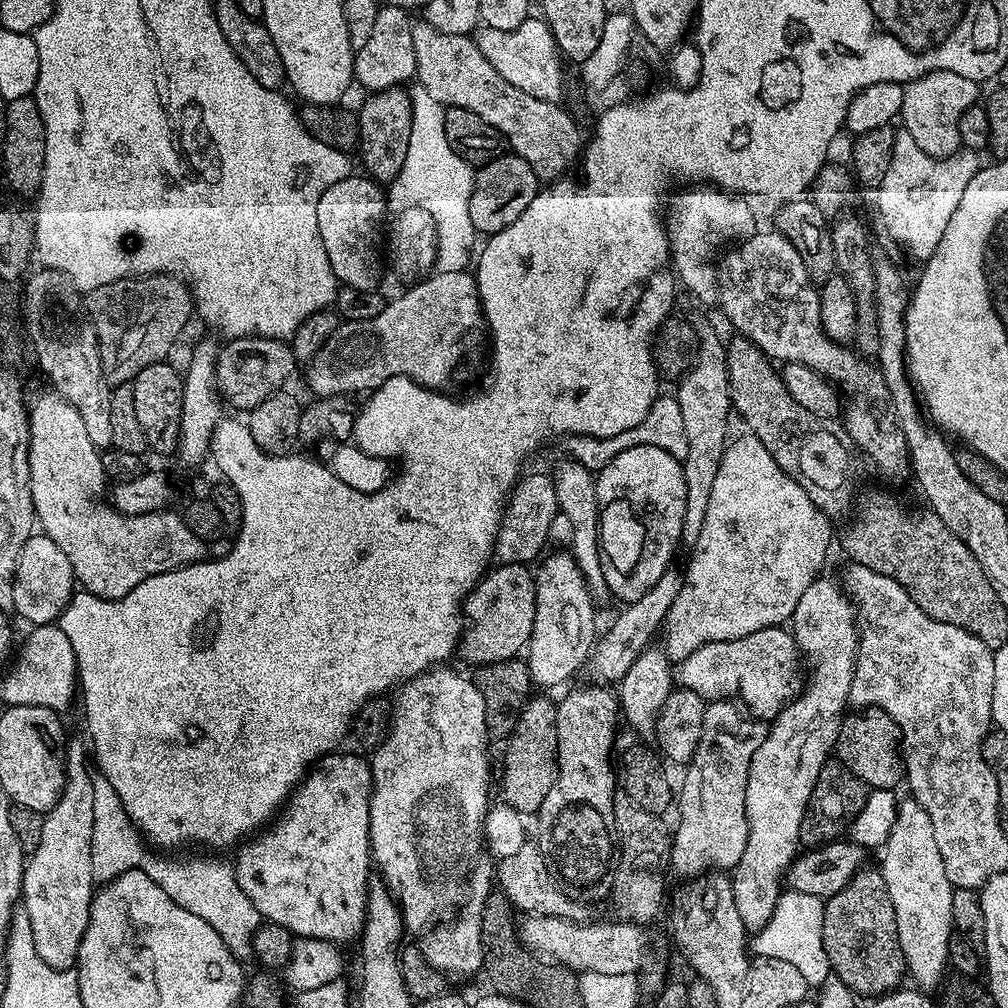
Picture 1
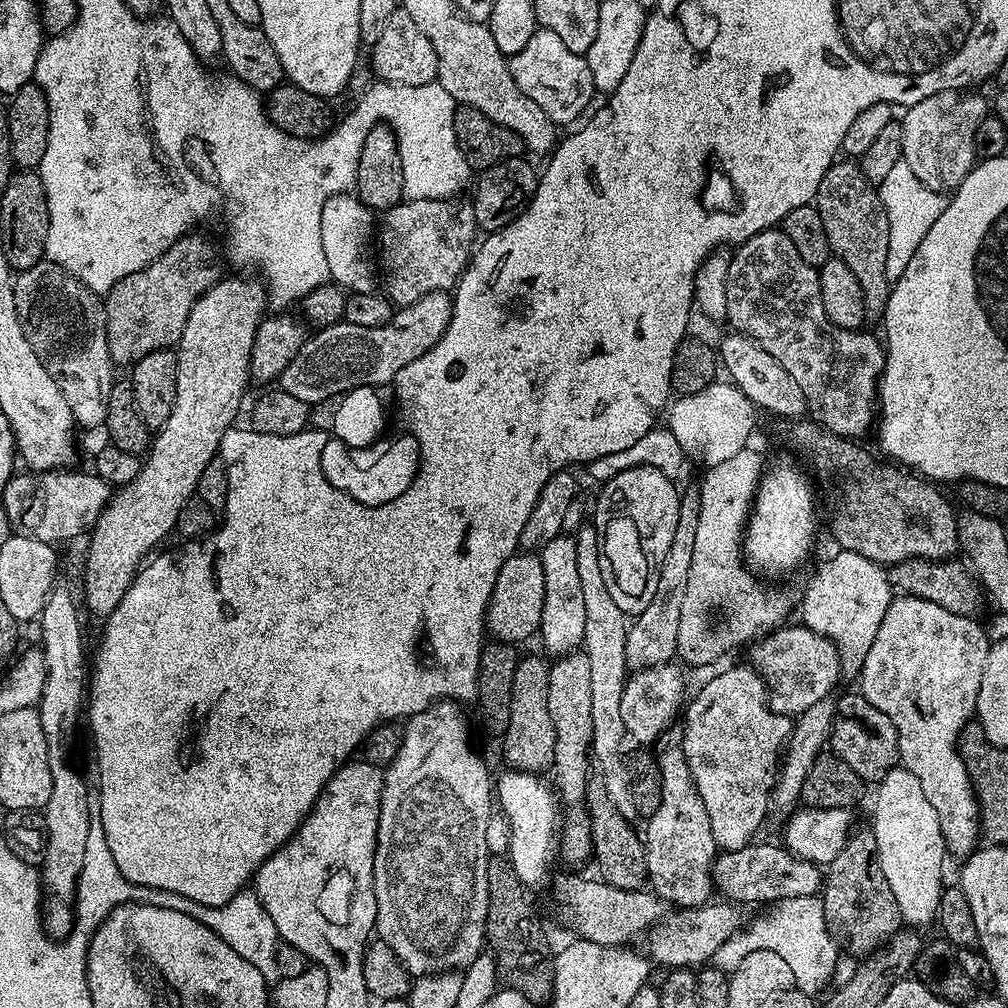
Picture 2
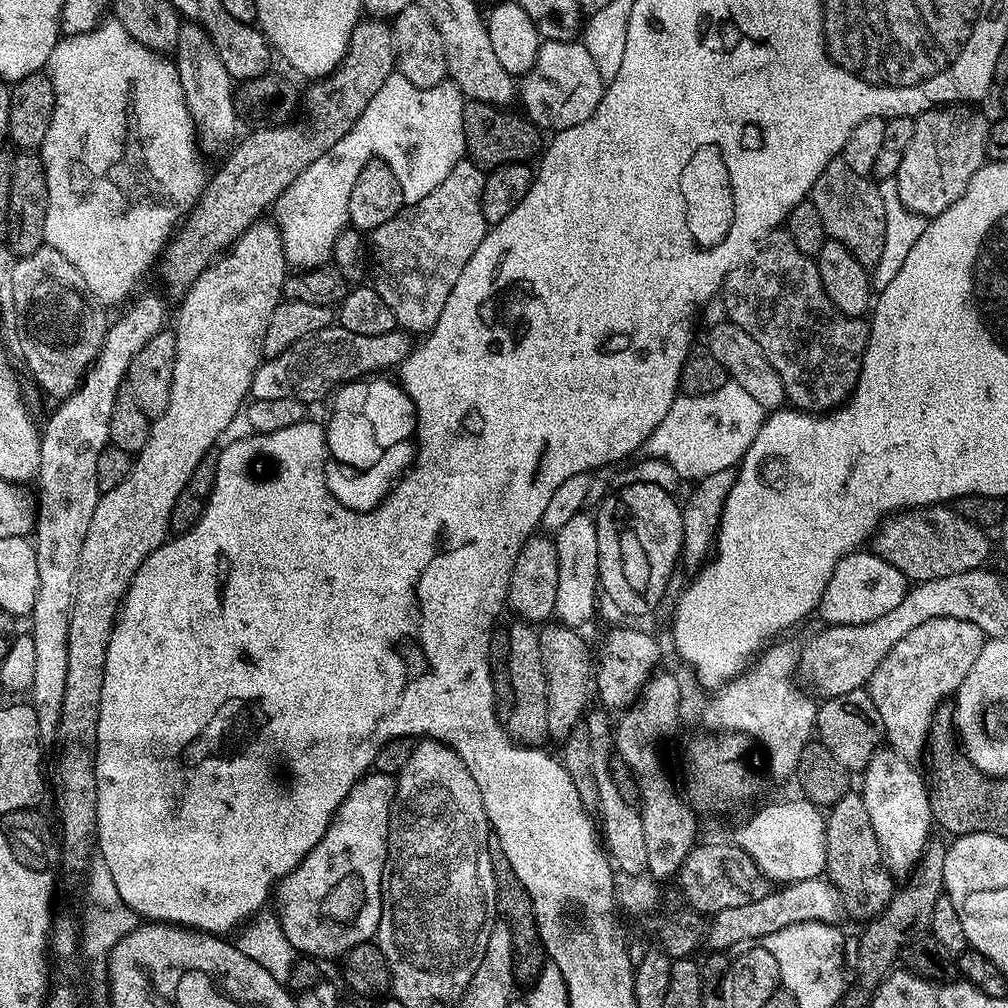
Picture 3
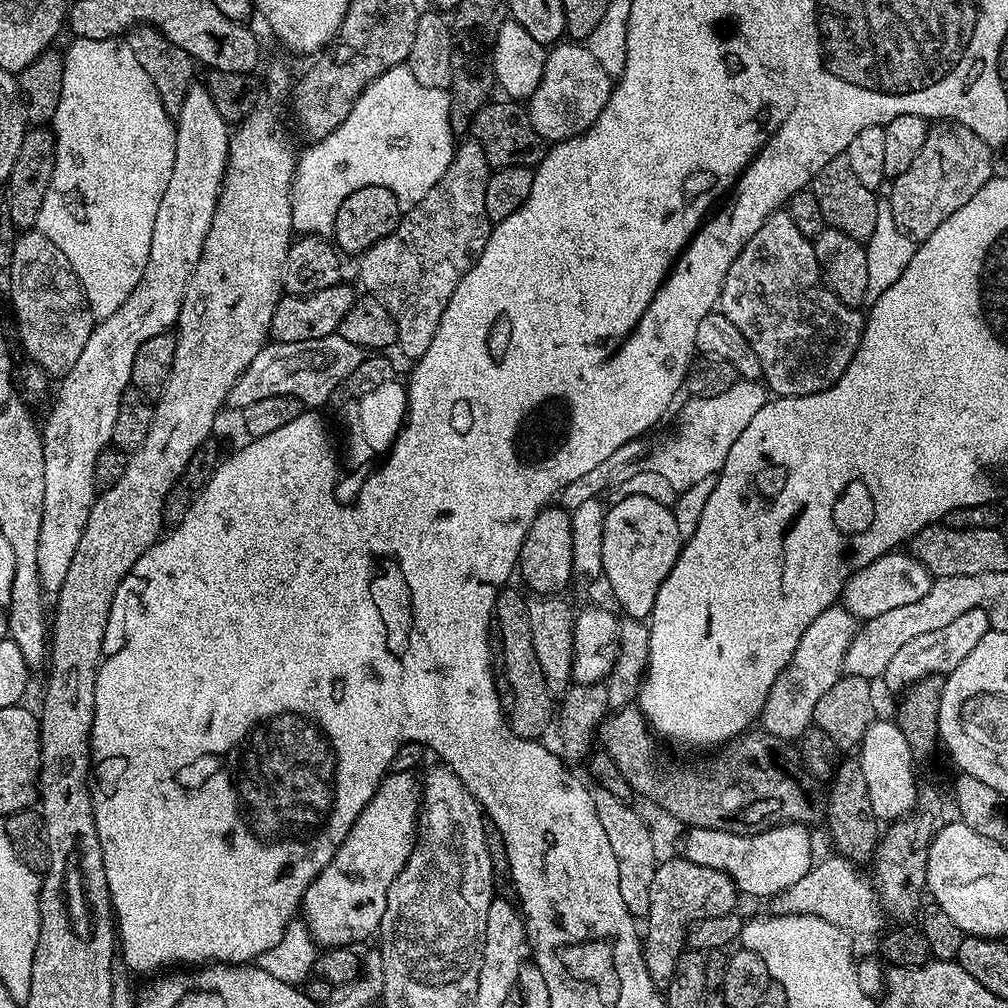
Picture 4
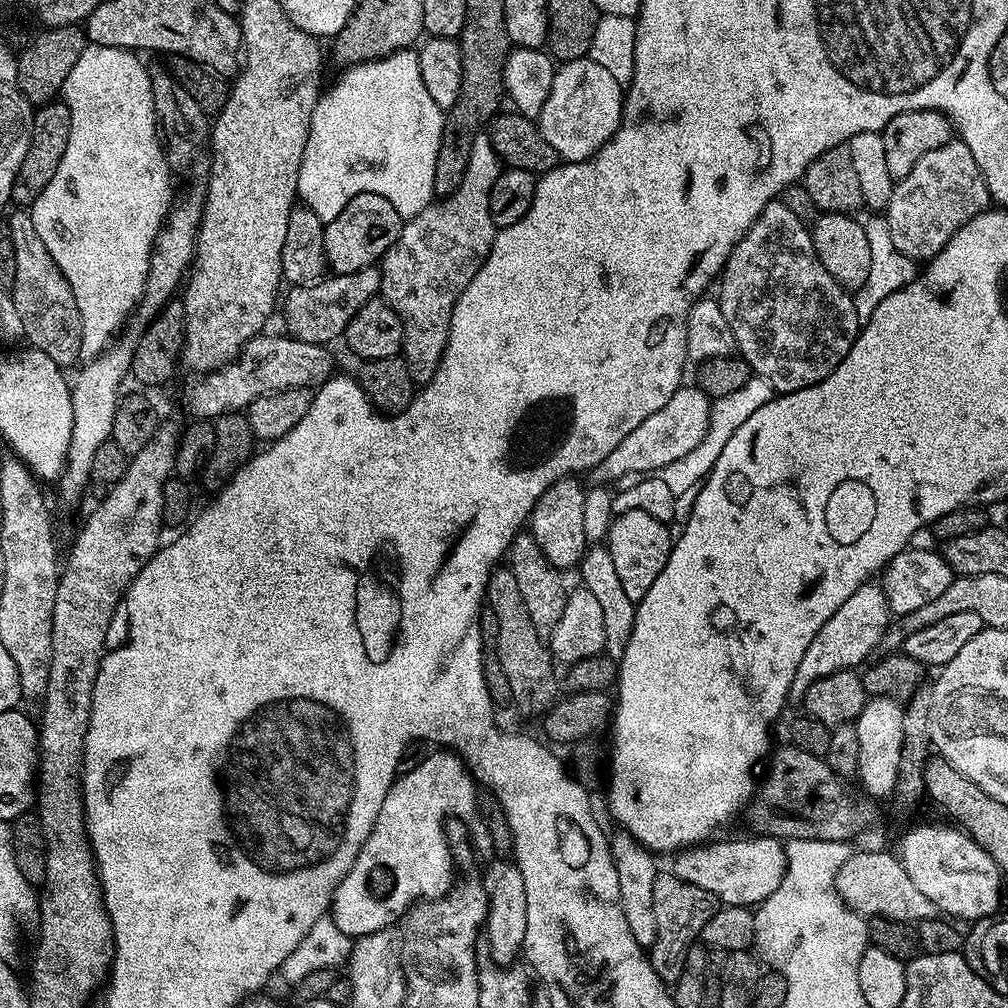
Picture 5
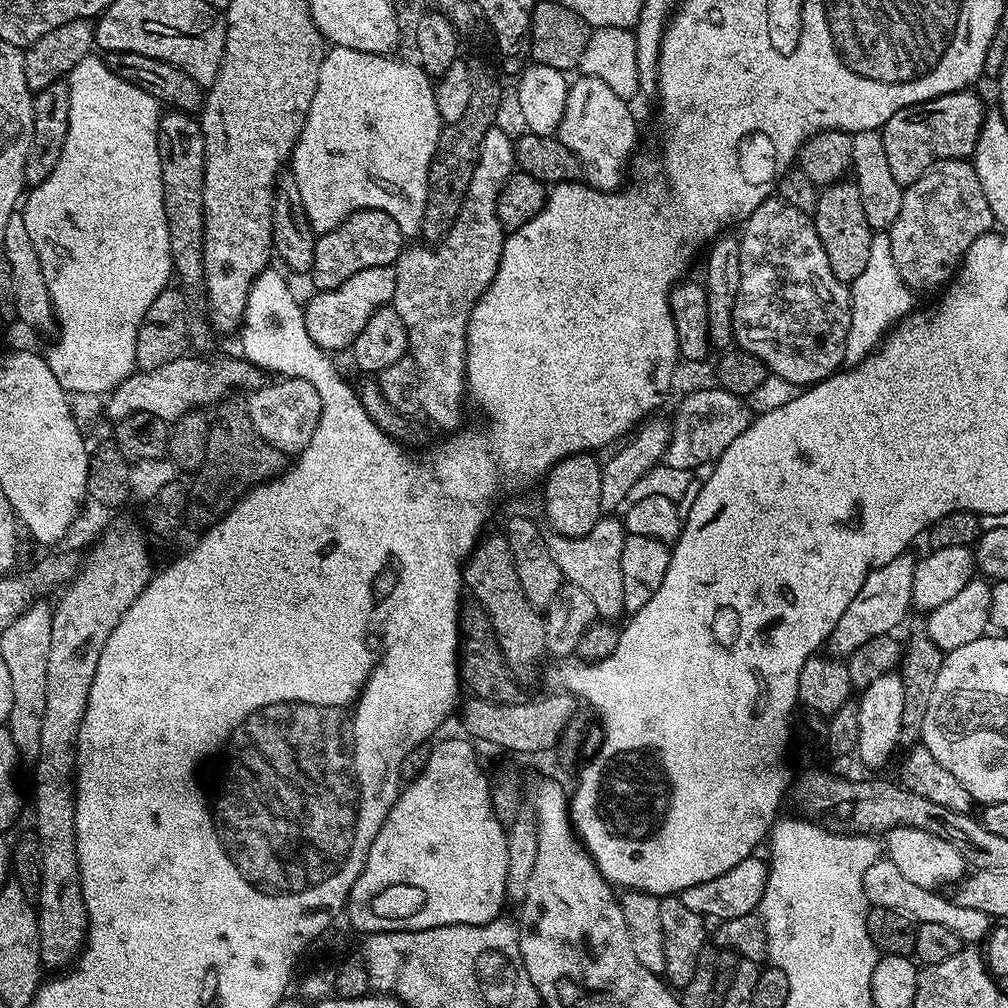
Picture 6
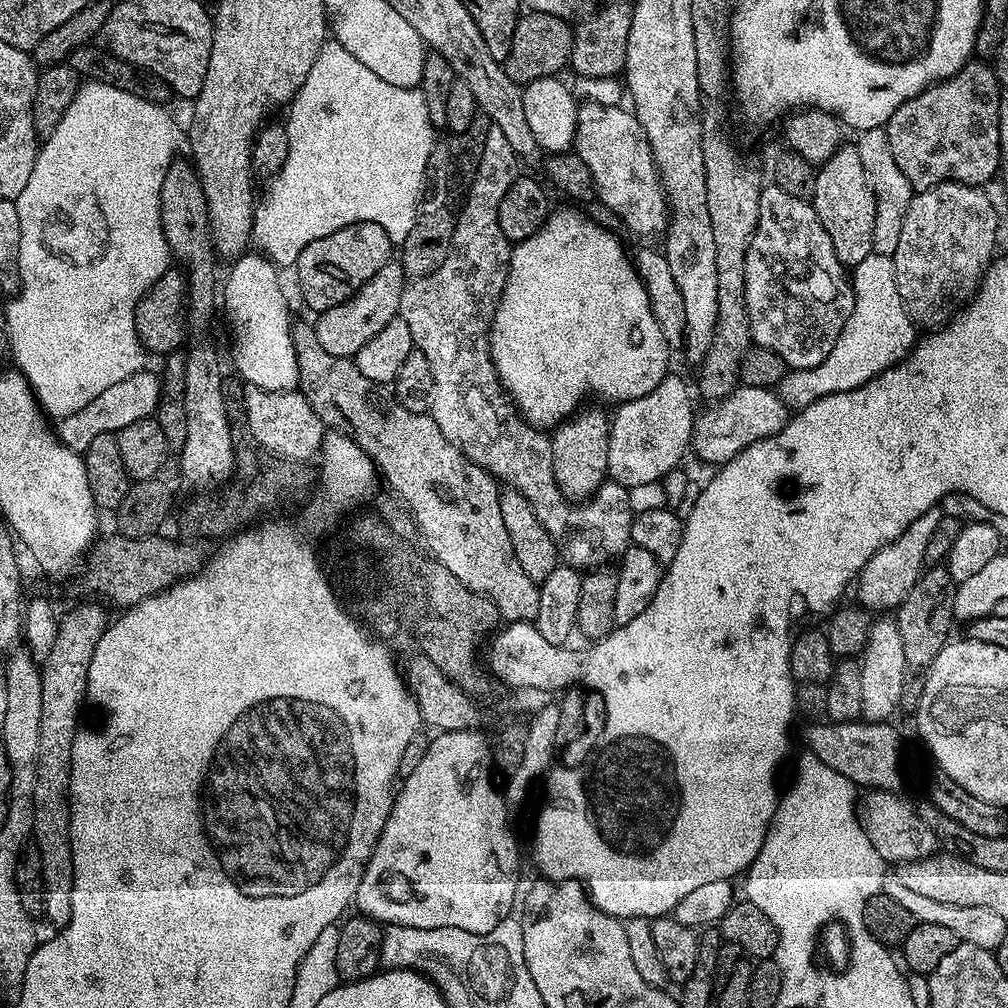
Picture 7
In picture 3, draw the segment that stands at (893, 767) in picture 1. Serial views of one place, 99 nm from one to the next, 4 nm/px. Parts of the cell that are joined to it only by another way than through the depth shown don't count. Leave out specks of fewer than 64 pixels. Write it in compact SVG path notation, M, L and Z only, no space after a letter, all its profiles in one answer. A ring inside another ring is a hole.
M864 688L850 690L850 694L827 697L823 703L816 709L819 743L824 744L826 750L830 750L830 754L834 754L834 758L838 758L838 762L842 762L842 766L847 768L849 773L863 773L874 754L881 751L886 740L878 706L874 706L870 694Z

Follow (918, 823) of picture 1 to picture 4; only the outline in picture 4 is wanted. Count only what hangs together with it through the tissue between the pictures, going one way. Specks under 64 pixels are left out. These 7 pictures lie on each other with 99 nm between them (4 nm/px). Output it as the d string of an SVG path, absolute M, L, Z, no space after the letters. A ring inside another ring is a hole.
M895 719L873 720L858 745L858 759L862 766L862 774L866 774L866 786L870 790L870 806L877 821L891 822L908 815L916 804L918 779L916 780L916 774L912 770L914 757L906 742L906 734L902 734Z

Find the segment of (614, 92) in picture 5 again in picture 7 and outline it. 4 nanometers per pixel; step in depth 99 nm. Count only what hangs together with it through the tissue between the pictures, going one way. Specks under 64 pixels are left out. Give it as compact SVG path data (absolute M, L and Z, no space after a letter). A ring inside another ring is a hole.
M581 103L576 109L574 151L590 166L599 203L604 203L632 232L640 236L656 236L670 223L670 204L656 171L650 142L627 107Z

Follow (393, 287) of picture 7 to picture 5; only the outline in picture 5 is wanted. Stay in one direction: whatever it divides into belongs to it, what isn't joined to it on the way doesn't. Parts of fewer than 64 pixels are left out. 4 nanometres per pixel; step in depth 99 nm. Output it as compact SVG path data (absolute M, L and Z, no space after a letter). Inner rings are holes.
M373 266L345 276L332 274L315 283L289 287L288 297L282 300L284 320L288 323L287 335L293 340L325 346L331 345L331 340L339 341L358 310L362 310L366 302L377 299L380 278L379 267Z

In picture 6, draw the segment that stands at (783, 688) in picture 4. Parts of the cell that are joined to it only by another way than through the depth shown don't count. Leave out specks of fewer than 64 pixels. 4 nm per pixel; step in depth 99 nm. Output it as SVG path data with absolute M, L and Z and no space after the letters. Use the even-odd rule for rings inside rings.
M905 554L894 558L894 562L886 562L886 566L872 569L862 590L858 590L854 602L846 606L846 614L842 614L838 626L833 630L830 648L836 652L851 654L864 647L866 642L897 631L895 628L908 616L908 608L913 607L912 583L916 561L915 555Z

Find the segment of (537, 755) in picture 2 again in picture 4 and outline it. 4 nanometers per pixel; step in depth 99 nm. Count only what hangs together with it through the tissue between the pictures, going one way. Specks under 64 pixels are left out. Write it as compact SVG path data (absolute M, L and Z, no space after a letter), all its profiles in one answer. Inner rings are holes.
M505 586L496 599L494 618L498 622L500 656L504 659L503 679L510 682L514 692L514 708L510 712L510 727L514 734L527 740L543 737L543 732L554 724L554 693L546 686L542 666L538 666L538 654L534 654L534 642L530 638L530 614L528 600L523 591L515 592Z

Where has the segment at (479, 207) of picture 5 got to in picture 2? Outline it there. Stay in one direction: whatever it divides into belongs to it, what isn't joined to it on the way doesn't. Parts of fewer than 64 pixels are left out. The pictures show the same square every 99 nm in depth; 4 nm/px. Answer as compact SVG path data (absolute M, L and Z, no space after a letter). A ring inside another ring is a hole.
M405 199L383 213L384 221L378 224L378 272L393 305L413 304L431 292L451 289L467 268L478 236L476 219L471 203L452 203L456 202Z

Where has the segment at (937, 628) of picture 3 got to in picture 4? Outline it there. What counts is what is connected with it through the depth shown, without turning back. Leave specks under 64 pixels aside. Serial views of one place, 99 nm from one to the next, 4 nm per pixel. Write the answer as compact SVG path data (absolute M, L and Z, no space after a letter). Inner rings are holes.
M977 608L966 610L966 614L954 618L950 626L942 626L942 630L930 630L930 634L918 634L918 638L906 642L906 646L902 646L898 654L894 654L890 666L886 666L882 677L883 683L886 682L892 688L904 690L915 680L921 680L927 676L936 678L939 677L939 672L941 674L953 672L962 662L962 658L966 658L966 654L970 654L970 650L974 650L974 646L982 642L982 638L988 631L990 631L990 625L982 610Z

